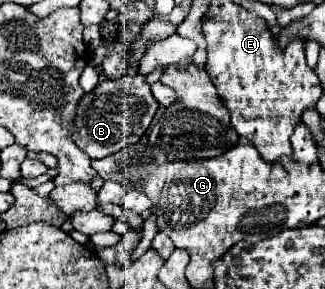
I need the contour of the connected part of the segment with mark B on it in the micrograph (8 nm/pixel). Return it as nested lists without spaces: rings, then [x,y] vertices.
[[[126,74],[112,80],[102,80],[92,94],[84,94],[82,102],[78,104],[78,118],[72,126],[72,138],[76,146],[90,158],[106,158],[130,144],[136,144],[148,130],[156,110],[158,102],[154,100],[142,74]]]

